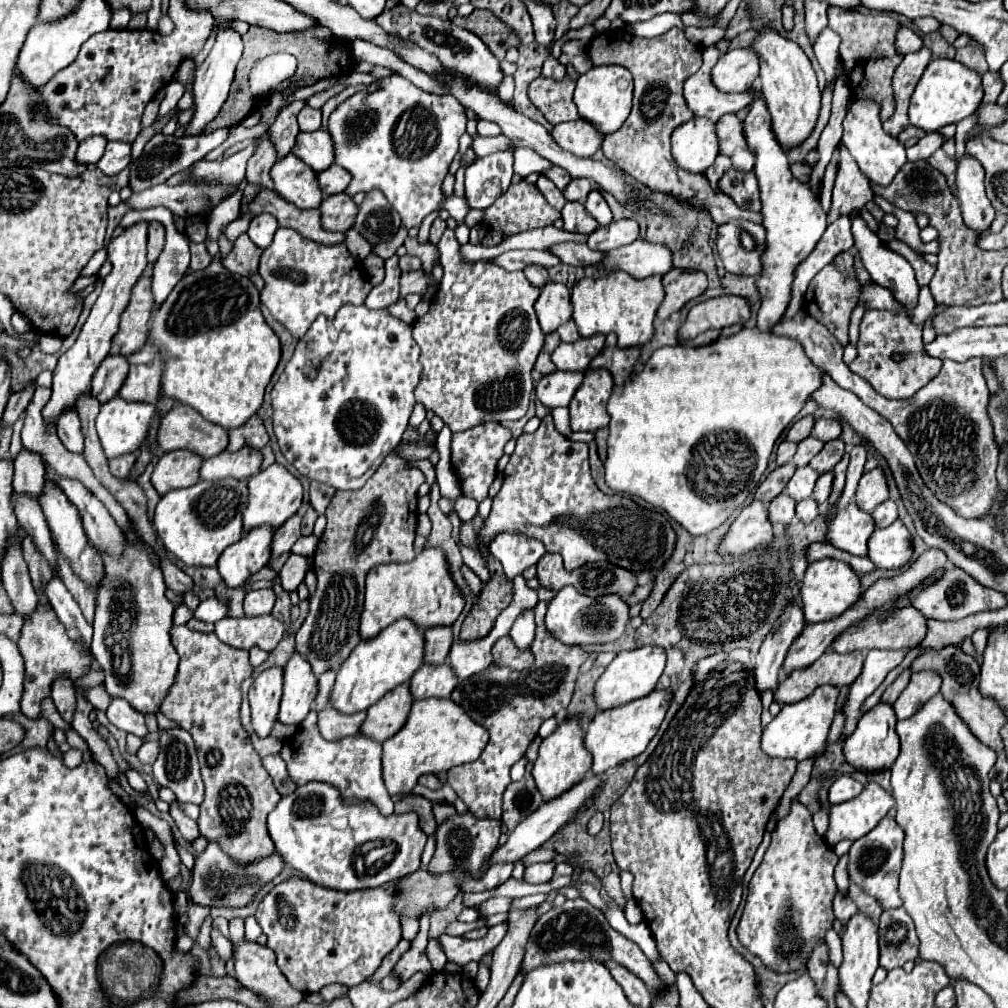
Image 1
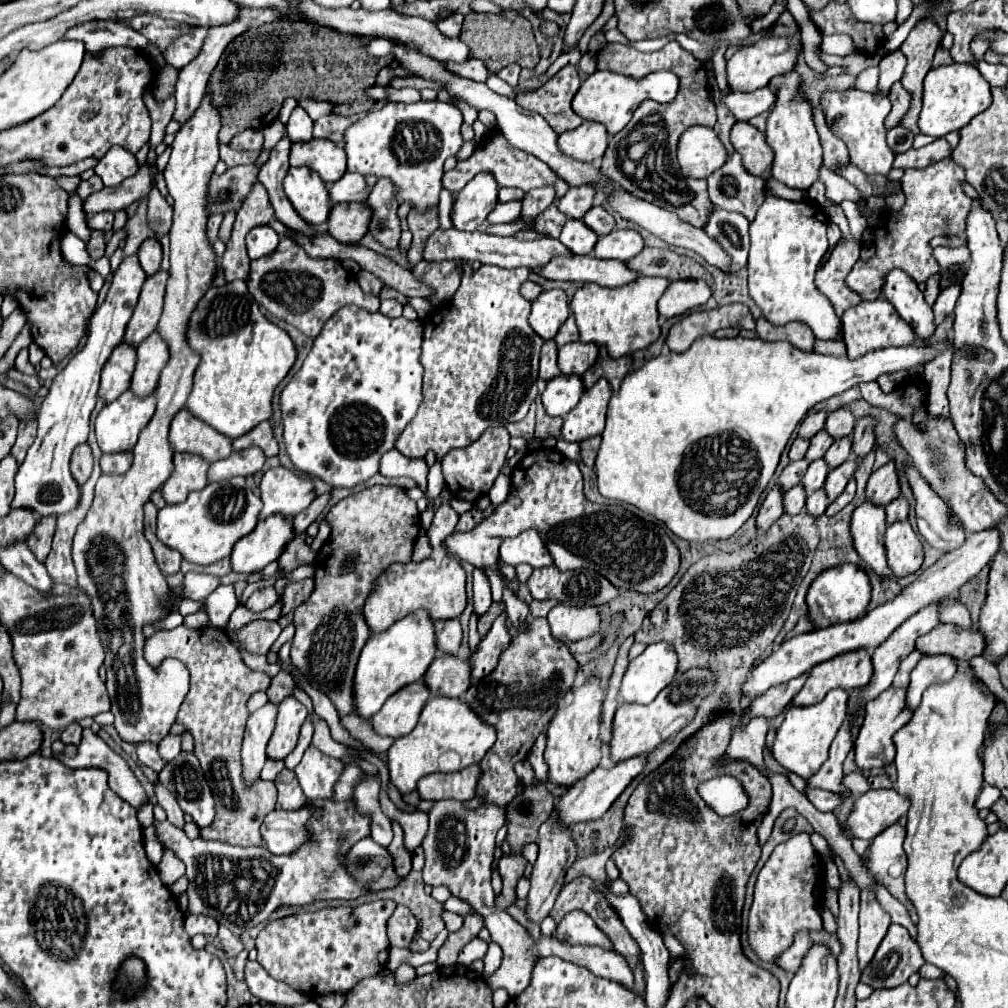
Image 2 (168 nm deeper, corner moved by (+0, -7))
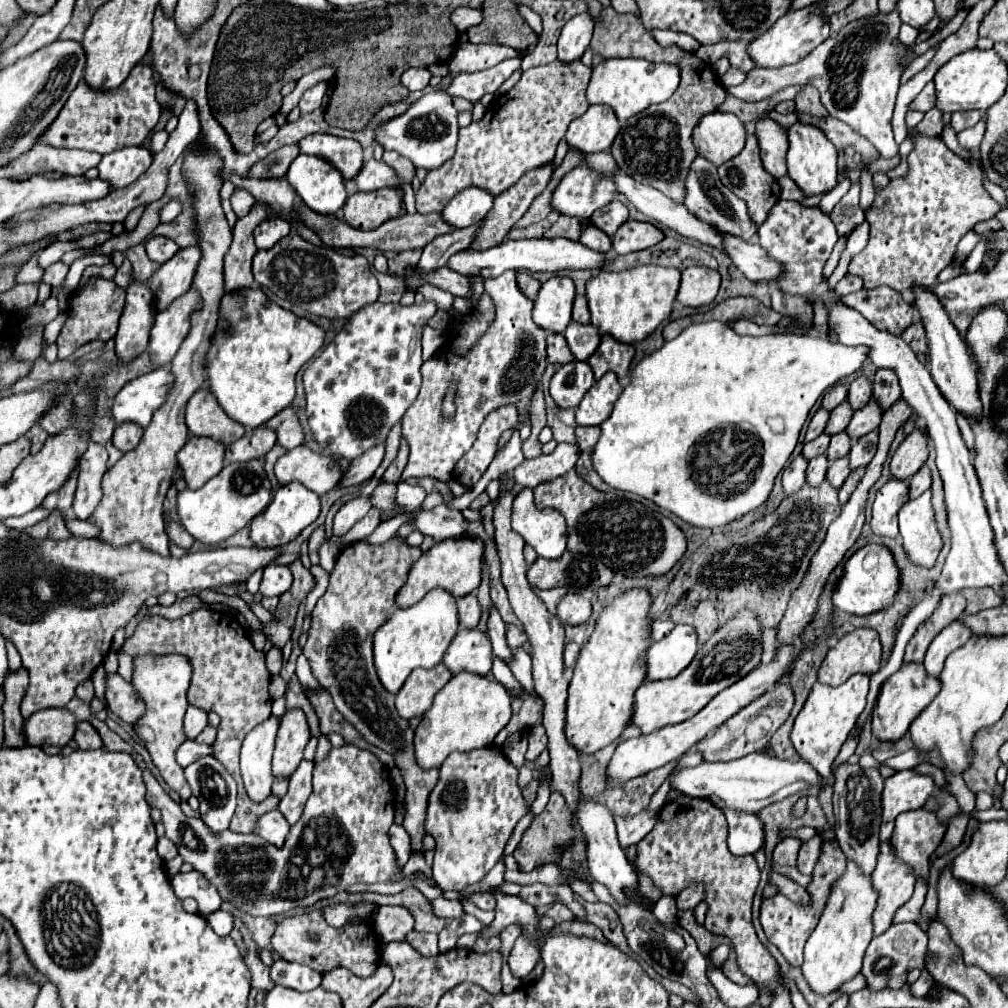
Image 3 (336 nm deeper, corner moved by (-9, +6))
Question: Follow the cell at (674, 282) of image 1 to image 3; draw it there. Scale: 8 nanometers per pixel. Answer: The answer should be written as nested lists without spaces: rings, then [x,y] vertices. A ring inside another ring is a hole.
[[[687,267],[681,275],[677,301],[685,307],[709,305],[719,291],[721,277],[709,267]]]

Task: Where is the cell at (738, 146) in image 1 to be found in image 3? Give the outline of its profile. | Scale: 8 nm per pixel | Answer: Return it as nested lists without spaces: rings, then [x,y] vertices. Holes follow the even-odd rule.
[[[763,117],[755,123],[755,137],[761,147],[763,167],[775,177],[783,177],[787,173],[785,153],[787,153],[787,131],[773,119]]]

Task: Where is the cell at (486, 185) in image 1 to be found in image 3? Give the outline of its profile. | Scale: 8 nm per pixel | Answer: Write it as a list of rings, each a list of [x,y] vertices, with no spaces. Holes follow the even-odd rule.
[[[467,187],[443,209],[443,219],[457,229],[479,223],[493,207],[493,195],[483,187]]]

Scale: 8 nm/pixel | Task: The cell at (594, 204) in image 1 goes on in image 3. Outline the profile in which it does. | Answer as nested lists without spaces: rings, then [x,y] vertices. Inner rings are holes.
[[[613,199],[611,203],[607,203],[607,207],[601,207],[599,211],[595,211],[595,215],[591,215],[591,223],[611,237],[619,229],[619,225],[627,221],[627,217],[627,207],[619,199]]]

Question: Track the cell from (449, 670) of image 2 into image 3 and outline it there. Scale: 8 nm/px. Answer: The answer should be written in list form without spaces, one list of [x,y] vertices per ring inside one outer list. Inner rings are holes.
[[[459,629],[443,655],[443,663],[453,675],[461,671],[487,675],[493,663],[489,637],[477,629]]]

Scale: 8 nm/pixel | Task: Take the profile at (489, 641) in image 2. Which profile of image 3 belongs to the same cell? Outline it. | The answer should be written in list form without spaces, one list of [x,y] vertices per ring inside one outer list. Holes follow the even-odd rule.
[[[507,625],[507,643],[511,649],[517,649],[519,645],[527,643],[527,635],[523,629],[515,627],[515,625]]]

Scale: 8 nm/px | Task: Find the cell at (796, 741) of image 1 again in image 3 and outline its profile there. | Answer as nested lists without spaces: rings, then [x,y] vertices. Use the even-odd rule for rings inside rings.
[[[861,673],[849,677],[839,687],[815,683],[803,709],[799,711],[799,715],[795,719],[795,725],[791,731],[791,741],[793,741],[795,751],[801,755],[803,761],[807,761],[811,767],[815,767],[819,771],[819,775],[825,781],[829,781],[829,785],[833,783],[831,765],[833,765],[835,757],[839,755],[839,749],[845,743],[849,731],[853,729],[859,715],[863,713],[867,693],[869,693],[869,677],[861,675]]]

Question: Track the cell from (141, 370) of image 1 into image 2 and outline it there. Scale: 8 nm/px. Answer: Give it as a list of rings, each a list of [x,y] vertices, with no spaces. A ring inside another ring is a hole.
[[[158,332],[142,340],[142,344],[138,346],[138,362],[136,362],[130,390],[136,396],[150,396],[158,384],[160,372],[166,366],[168,358],[170,358],[168,344],[162,340]]]

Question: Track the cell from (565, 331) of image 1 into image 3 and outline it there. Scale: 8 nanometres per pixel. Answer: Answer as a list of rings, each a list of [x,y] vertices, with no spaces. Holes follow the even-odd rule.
[[[577,295],[575,297],[575,303],[573,303],[573,321],[579,321],[579,323],[589,323],[589,309],[587,309],[587,299],[583,295]]]

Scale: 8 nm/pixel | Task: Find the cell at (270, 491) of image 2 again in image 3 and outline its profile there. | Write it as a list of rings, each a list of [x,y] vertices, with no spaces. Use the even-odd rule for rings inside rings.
[[[305,445],[291,449],[291,453],[285,453],[275,463],[275,477],[279,481],[279,487],[297,481],[317,495],[331,491],[339,483],[341,475],[343,473],[333,459],[315,453]]]

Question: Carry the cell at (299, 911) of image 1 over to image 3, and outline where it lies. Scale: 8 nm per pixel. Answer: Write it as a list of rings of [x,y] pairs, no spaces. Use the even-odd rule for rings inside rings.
[[[313,909],[303,915],[283,919],[273,933],[271,945],[281,955],[281,959],[309,965],[311,969],[319,971],[321,975],[329,973],[335,967],[345,967],[357,977],[371,977],[381,961],[381,955],[379,955],[381,939],[371,921],[357,919],[353,923],[347,923],[345,927],[335,929],[335,927],[327,925],[327,921],[323,917],[323,909]],[[311,933],[315,933],[317,939],[311,939]]]

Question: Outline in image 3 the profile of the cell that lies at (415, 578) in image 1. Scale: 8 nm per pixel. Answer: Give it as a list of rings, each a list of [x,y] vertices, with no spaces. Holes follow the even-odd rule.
[[[461,537],[461,539],[447,539],[433,545],[427,553],[421,555],[417,563],[413,563],[409,571],[407,583],[399,589],[399,595],[395,597],[395,605],[405,609],[421,601],[431,589],[445,589],[455,599],[471,593],[481,583],[481,561],[483,561],[483,543],[473,537]]]

